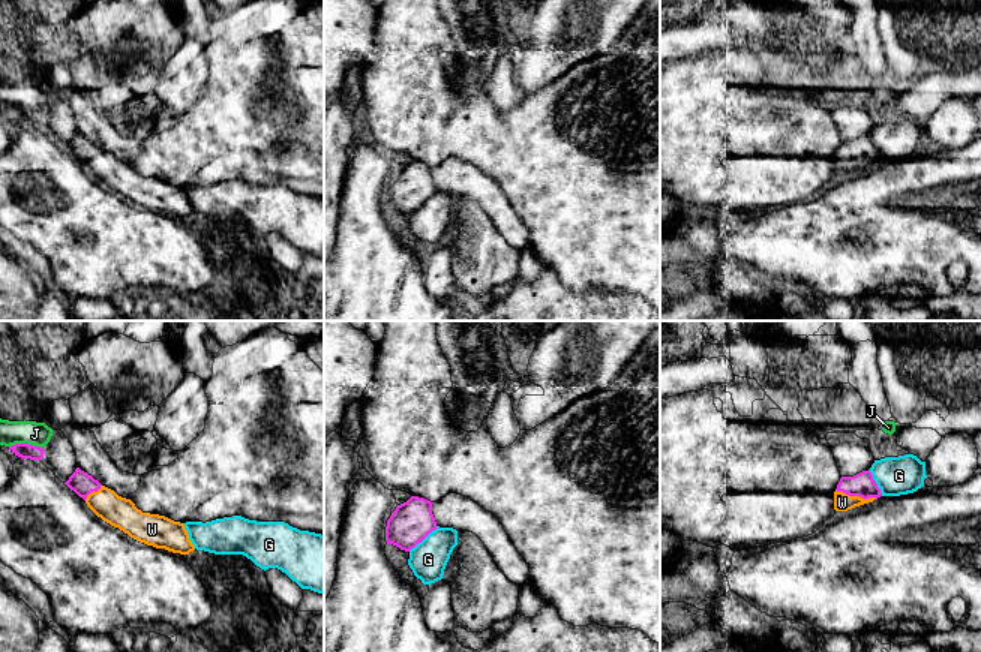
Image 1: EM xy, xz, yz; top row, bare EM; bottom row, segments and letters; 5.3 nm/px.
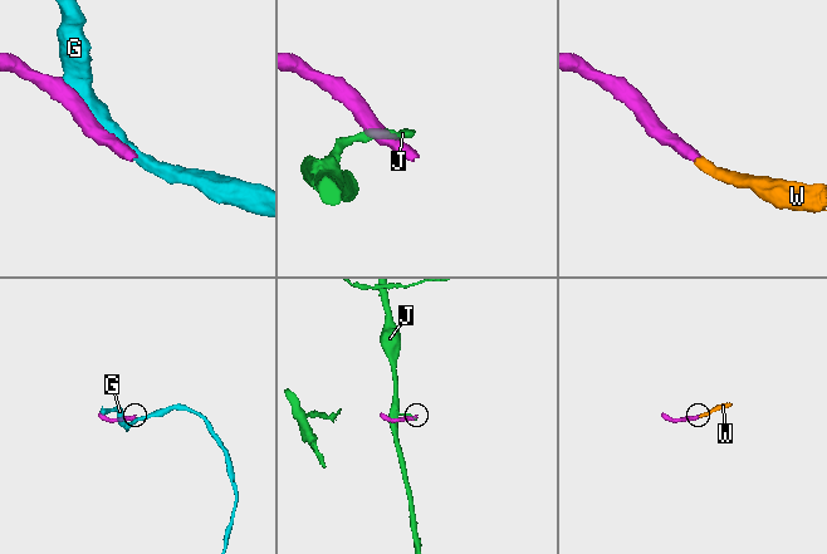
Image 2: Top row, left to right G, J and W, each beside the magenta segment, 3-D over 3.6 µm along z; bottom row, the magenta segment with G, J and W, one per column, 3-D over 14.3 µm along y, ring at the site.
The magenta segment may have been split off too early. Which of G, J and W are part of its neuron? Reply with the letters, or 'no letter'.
W

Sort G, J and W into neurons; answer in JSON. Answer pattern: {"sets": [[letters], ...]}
{"sets": [["G"], ["J"], ["W"]]}

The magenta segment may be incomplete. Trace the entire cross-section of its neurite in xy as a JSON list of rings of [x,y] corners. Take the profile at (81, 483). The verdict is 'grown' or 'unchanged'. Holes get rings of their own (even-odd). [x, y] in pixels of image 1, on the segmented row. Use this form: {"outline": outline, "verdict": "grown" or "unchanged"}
{"outline": [[[80,468],[64,484],[82,498],[98,517],[130,538],[180,555],[195,550],[183,523],[165,516],[142,513],[130,499],[118,496]]], "verdict": "grown"}

